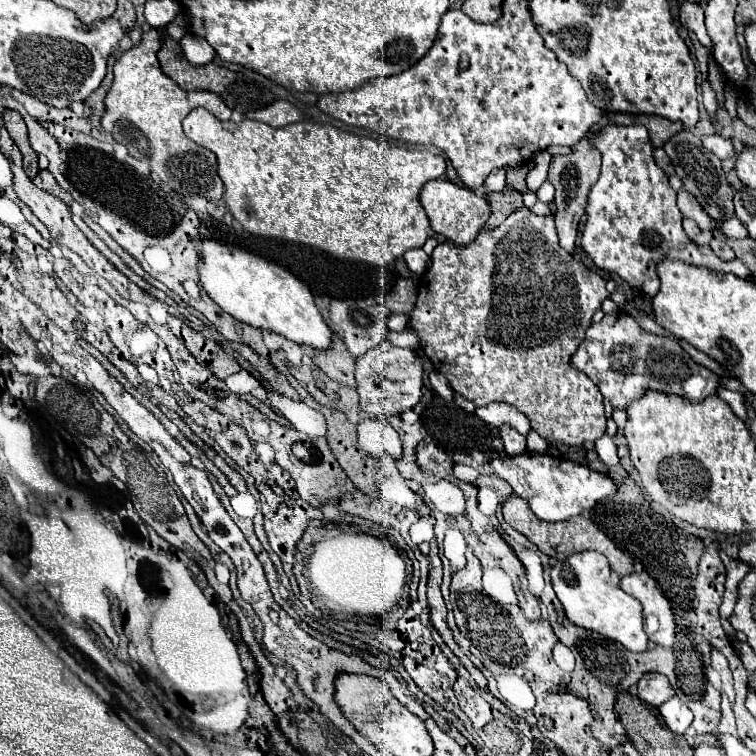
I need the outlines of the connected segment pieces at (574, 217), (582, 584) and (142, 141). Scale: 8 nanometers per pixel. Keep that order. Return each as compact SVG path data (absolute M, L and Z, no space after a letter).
M585 139L573 145L571 155L555 155L549 165L549 181L555 185L555 225L559 233L559 245L569 253L575 255L575 241L579 233L579 221L585 215L587 197L591 191L591 185L597 181L601 169L601 155L589 145Z
M581 551L575 553L571 557L567 557L565 561L559 561L553 569L551 569L551 583L553 583L553 591L557 595L557 599L561 601L567 619L577 625L583 627L587 631L595 631L607 639L613 639L617 643L621 643L625 649L639 653L647 649L647 635L643 631L643 617L641 617L641 603L633 597L629 597L627 593L621 591L621 587L611 579L611 567L605 555L597 553L597 551Z
M177 15L165 29L147 29L137 47L123 53L115 67L115 79L105 97L105 111L101 117L101 127L117 143L123 143L129 149L129 155L151 163L151 171L165 181L181 197L201 195L205 199L217 201L223 197L223 181L217 173L217 159L205 147L195 145L185 137L181 121L189 115L191 109L203 107L219 119L231 119L231 109L211 91L183 91L175 81L171 81L159 67L157 51L161 47L161 35L167 31L175 41L187 33L185 15Z

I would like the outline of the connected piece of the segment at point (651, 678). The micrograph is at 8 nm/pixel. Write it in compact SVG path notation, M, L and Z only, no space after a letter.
M647 673L637 683L637 697L651 707L661 707L673 695L675 695L675 691L671 689L669 679L661 673Z

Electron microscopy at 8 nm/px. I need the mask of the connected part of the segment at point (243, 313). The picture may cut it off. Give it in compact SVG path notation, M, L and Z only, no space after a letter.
M203 239L199 275L209 297L235 319L263 331L273 331L293 343L307 345L311 349L331 349L333 331L315 305L313 293L287 269L249 251L227 247L215 239Z

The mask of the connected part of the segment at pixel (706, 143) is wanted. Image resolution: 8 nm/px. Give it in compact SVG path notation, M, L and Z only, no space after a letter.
M711 135L703 139L703 147L711 153L715 153L719 159L727 159L733 155L733 145L729 139L723 139L721 135Z

